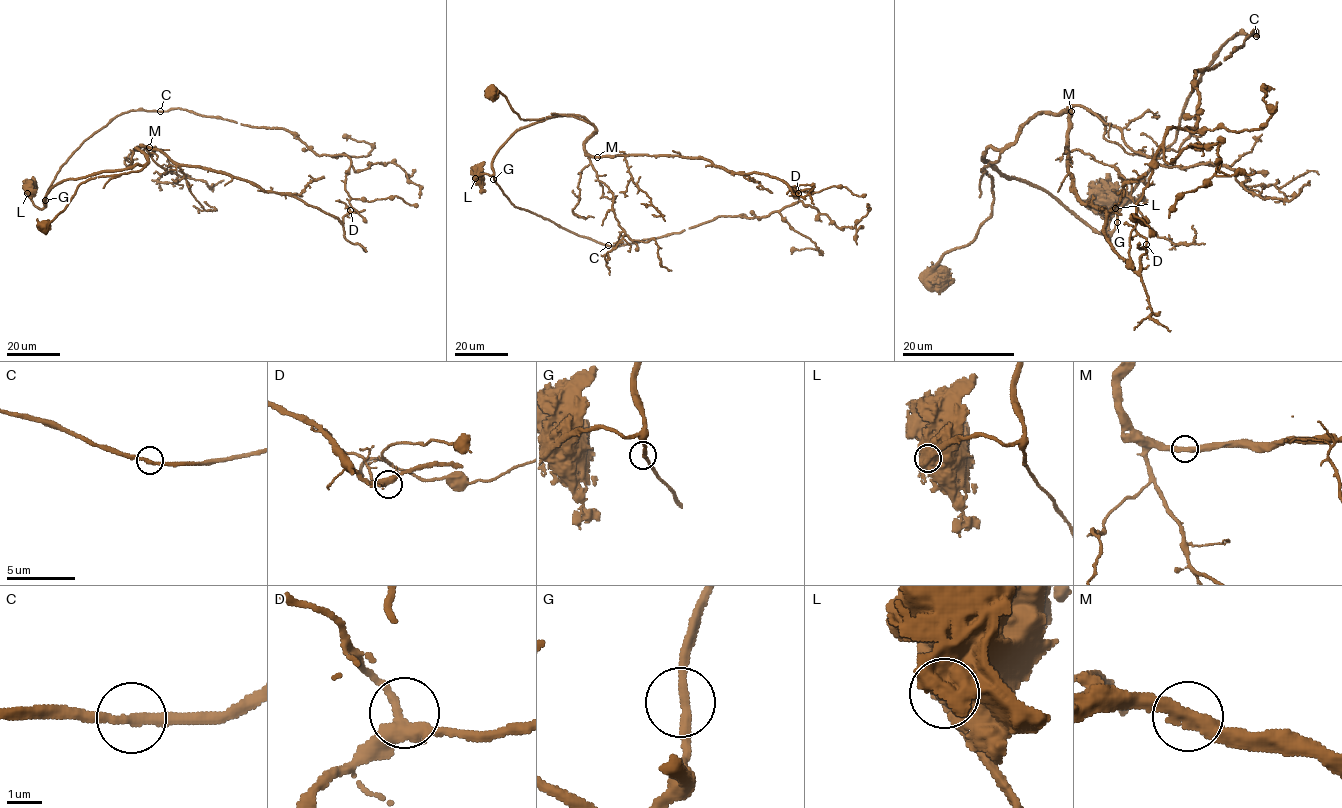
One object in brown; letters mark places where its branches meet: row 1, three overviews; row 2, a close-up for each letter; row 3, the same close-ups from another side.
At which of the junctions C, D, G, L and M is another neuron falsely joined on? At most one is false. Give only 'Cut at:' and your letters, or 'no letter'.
Cut at: L

